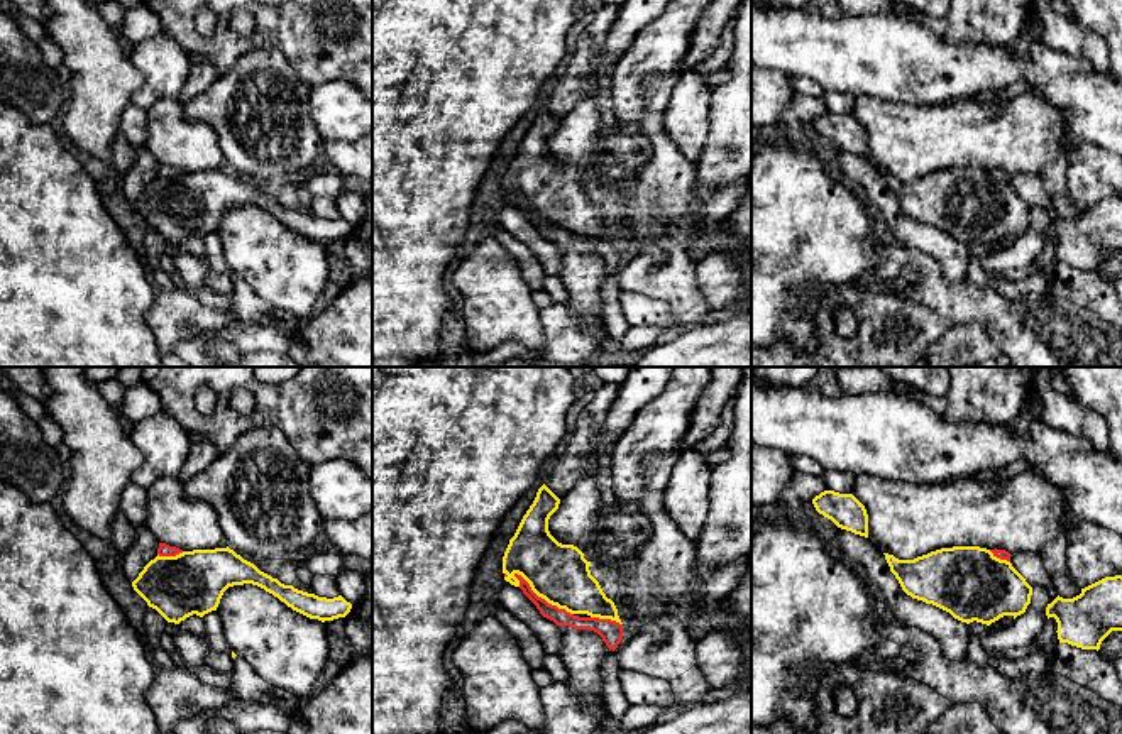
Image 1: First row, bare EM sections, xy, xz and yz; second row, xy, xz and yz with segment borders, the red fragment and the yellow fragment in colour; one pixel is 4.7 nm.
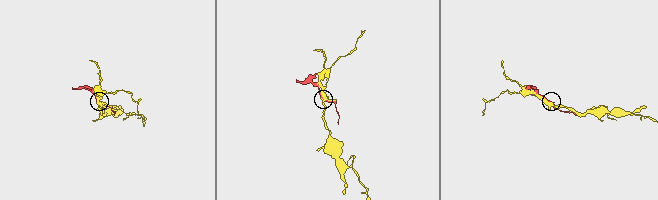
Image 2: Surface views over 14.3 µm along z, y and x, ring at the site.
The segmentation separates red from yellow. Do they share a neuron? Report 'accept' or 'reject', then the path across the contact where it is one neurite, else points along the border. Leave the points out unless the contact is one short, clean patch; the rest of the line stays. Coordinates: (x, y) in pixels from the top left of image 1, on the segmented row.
reject

